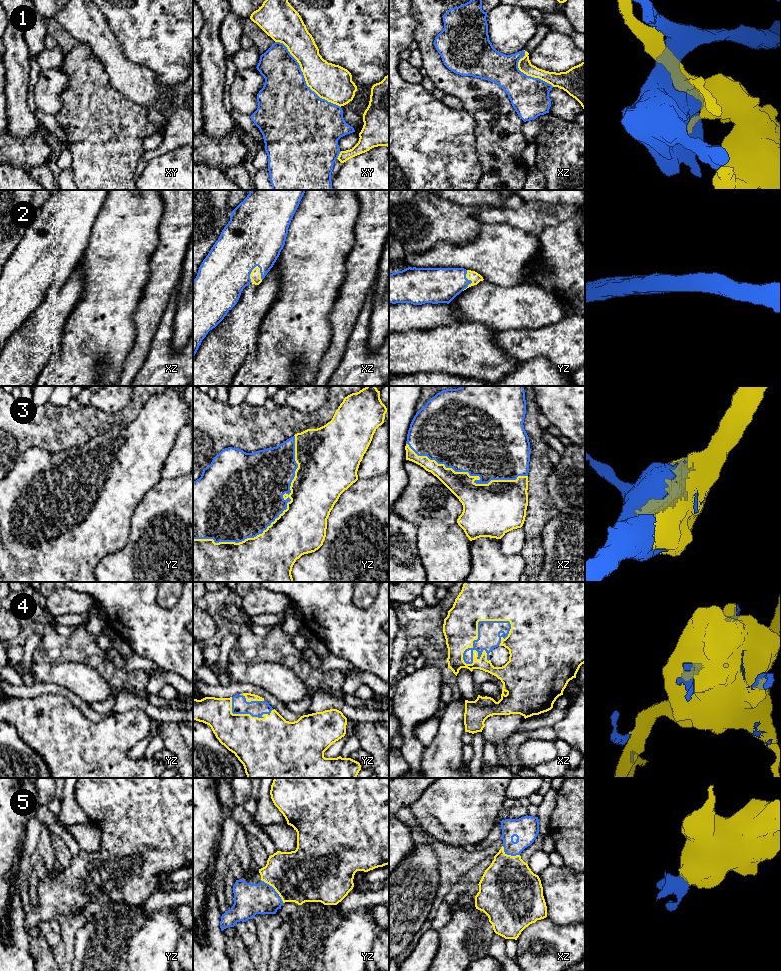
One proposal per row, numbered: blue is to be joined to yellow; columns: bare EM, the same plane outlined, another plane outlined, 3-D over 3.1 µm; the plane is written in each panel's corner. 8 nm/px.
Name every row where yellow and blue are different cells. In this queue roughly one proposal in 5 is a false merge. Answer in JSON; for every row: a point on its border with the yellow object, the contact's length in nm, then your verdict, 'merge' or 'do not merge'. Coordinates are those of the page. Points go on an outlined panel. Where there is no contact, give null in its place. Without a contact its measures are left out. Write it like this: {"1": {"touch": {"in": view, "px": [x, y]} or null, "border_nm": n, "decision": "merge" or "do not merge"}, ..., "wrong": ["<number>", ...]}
{"1": {"touch": {"in": "xy", "px": [304, 77]}, "border_nm": 750, "decision": "do not merge"}, "2": {"touch": {"in": "xz", "px": [251, 273]}, "border_nm": 150, "decision": "merge"}, "3": {"touch": {"in": "yz", "px": [276, 518]}, "border_nm": 1150, "decision": "merge"}, "4": {"touch": {"in": "xz", "px": [477, 628]}, "border_nm": 500, "decision": "merge"}, "5": {"touch": {"in": "yz", "px": [275, 890]}, "border_nm": 260, "decision": "merge"}, "wrong": ["1"]}

